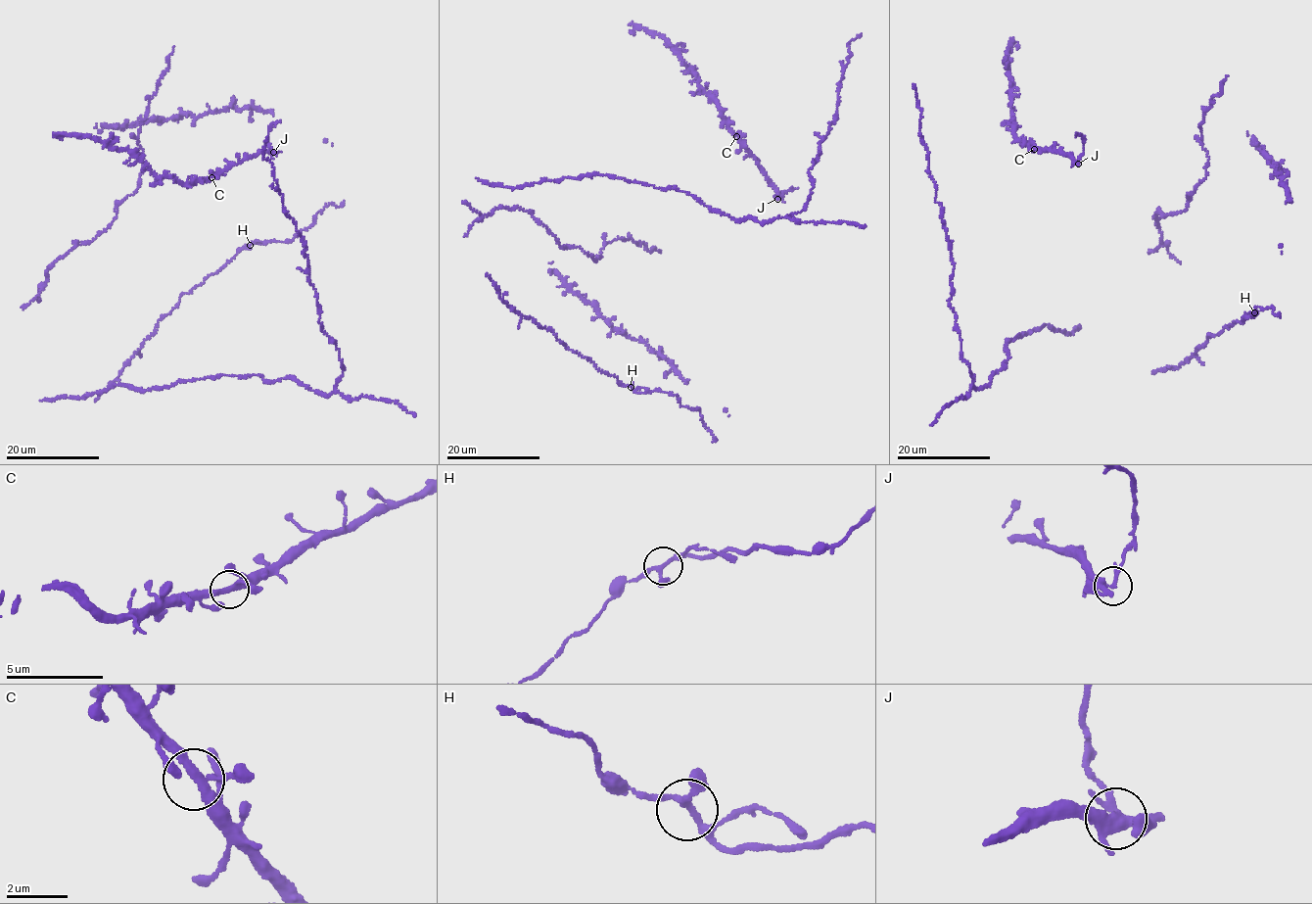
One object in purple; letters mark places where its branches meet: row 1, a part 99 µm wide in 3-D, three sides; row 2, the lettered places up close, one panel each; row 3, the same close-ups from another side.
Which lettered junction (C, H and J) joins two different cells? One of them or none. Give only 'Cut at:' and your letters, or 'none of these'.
Cut at: J

